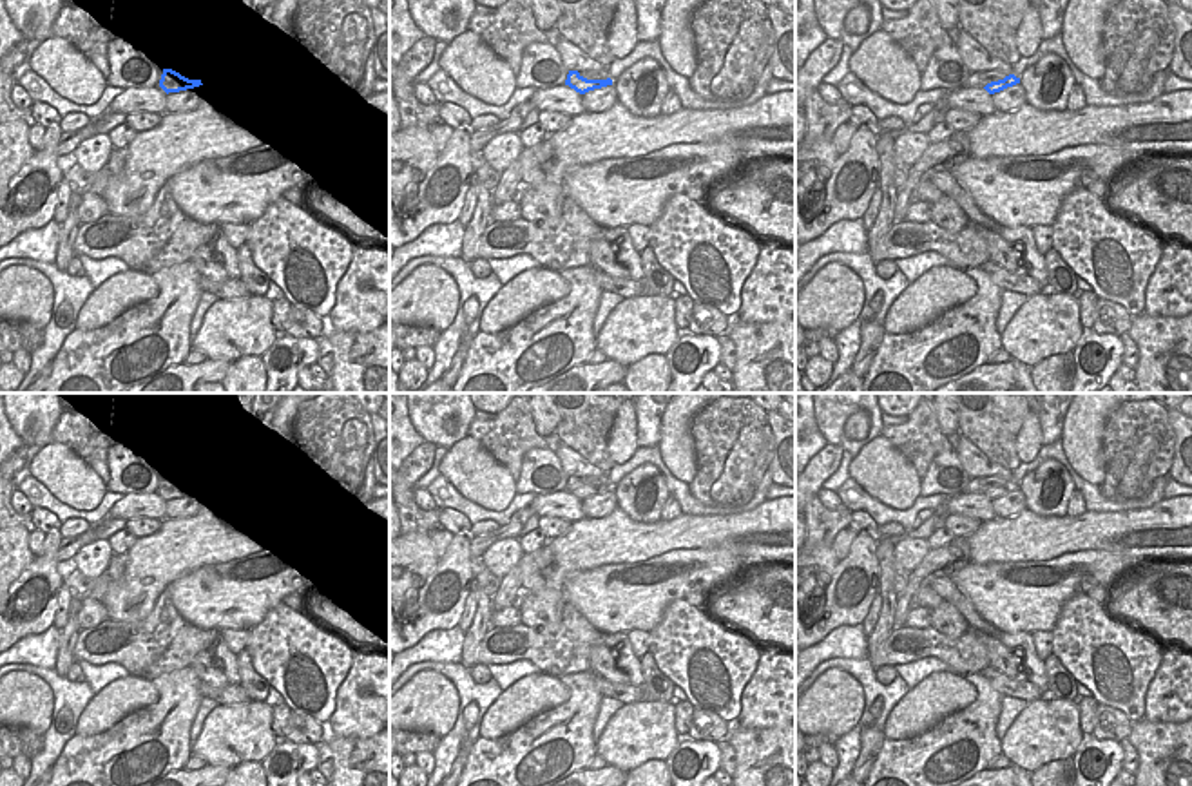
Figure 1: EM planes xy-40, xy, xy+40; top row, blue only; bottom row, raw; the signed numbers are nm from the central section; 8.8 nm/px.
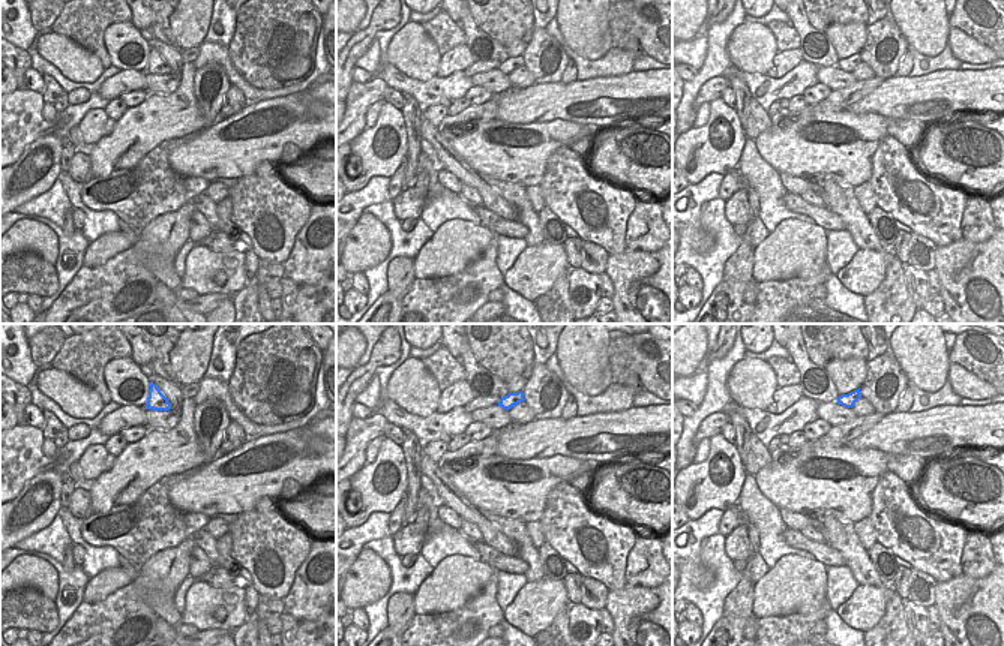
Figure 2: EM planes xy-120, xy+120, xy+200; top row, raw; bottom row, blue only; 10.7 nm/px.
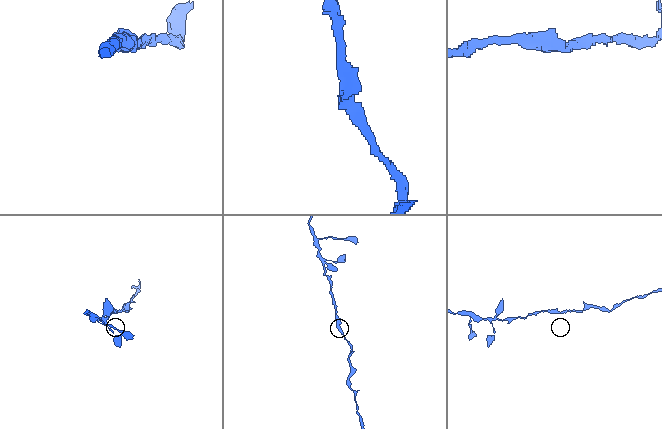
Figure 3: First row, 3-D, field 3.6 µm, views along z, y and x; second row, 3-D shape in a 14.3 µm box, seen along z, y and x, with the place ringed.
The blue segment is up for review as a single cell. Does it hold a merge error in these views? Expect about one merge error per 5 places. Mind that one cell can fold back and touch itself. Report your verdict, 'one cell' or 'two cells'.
one cell

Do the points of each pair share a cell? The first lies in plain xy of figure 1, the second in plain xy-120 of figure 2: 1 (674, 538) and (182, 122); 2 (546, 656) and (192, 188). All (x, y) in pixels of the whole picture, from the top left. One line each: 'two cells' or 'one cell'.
1: one cell
2: one cell

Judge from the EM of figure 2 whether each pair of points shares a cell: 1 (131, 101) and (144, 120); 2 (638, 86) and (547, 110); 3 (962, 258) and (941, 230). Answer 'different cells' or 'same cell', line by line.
1: different cells
2: same cell
3: different cells

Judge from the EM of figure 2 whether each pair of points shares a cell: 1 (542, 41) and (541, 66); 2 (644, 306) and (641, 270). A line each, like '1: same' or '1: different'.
1: same
2: same

